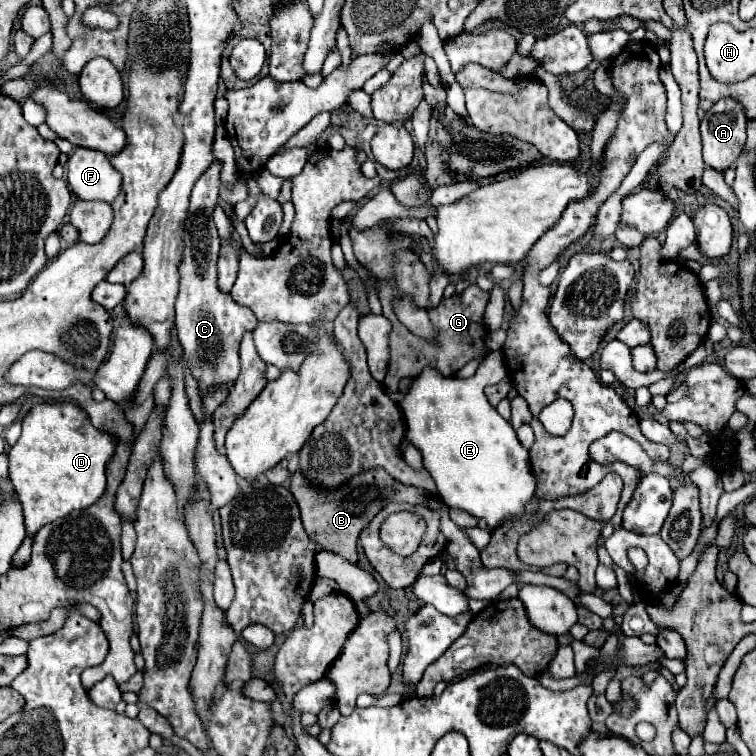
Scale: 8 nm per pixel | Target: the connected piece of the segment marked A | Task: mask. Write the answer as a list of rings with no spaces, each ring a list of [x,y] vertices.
[[[722,98],[718,100],[702,118],[700,124],[700,134],[702,134],[702,156],[704,156],[704,164],[708,168],[714,168],[718,172],[726,172],[728,168],[734,166],[736,158],[742,154],[744,142],[746,142],[746,114],[744,108],[732,100],[732,98]]]

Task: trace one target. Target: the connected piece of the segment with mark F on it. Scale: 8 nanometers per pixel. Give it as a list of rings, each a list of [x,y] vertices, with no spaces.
[[[76,148],[74,154],[70,154],[70,158],[68,158],[68,186],[72,188],[76,198],[100,200],[100,202],[112,204],[116,200],[116,196],[120,194],[120,184],[122,184],[122,176],[110,164],[110,160],[104,152],[90,150],[90,148]]]

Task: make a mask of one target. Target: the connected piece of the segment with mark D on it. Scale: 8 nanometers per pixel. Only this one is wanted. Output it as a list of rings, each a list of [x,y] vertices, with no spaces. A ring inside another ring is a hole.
[[[70,402],[36,404],[22,420],[22,436],[8,452],[8,476],[16,488],[20,504],[24,508],[26,536],[36,534],[44,524],[68,516],[72,510],[84,510],[92,506],[106,488],[104,464],[112,454],[112,436],[104,436],[96,430],[88,414]]]

